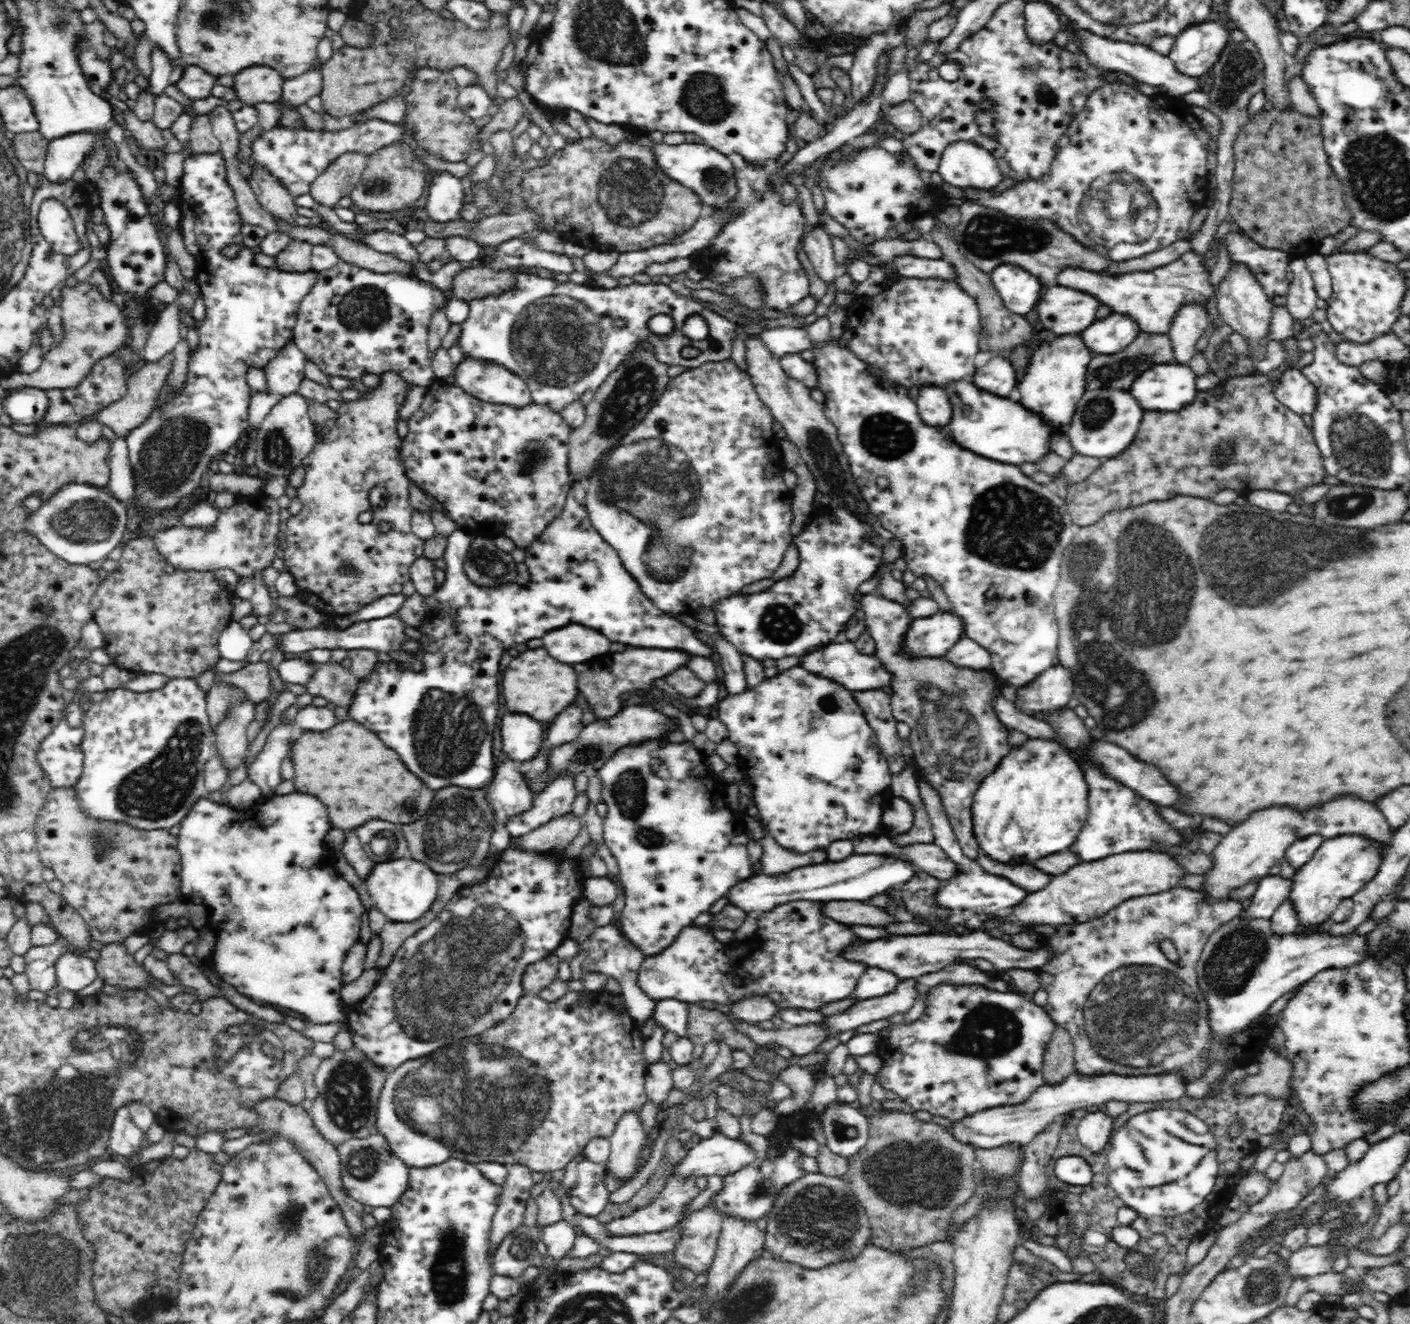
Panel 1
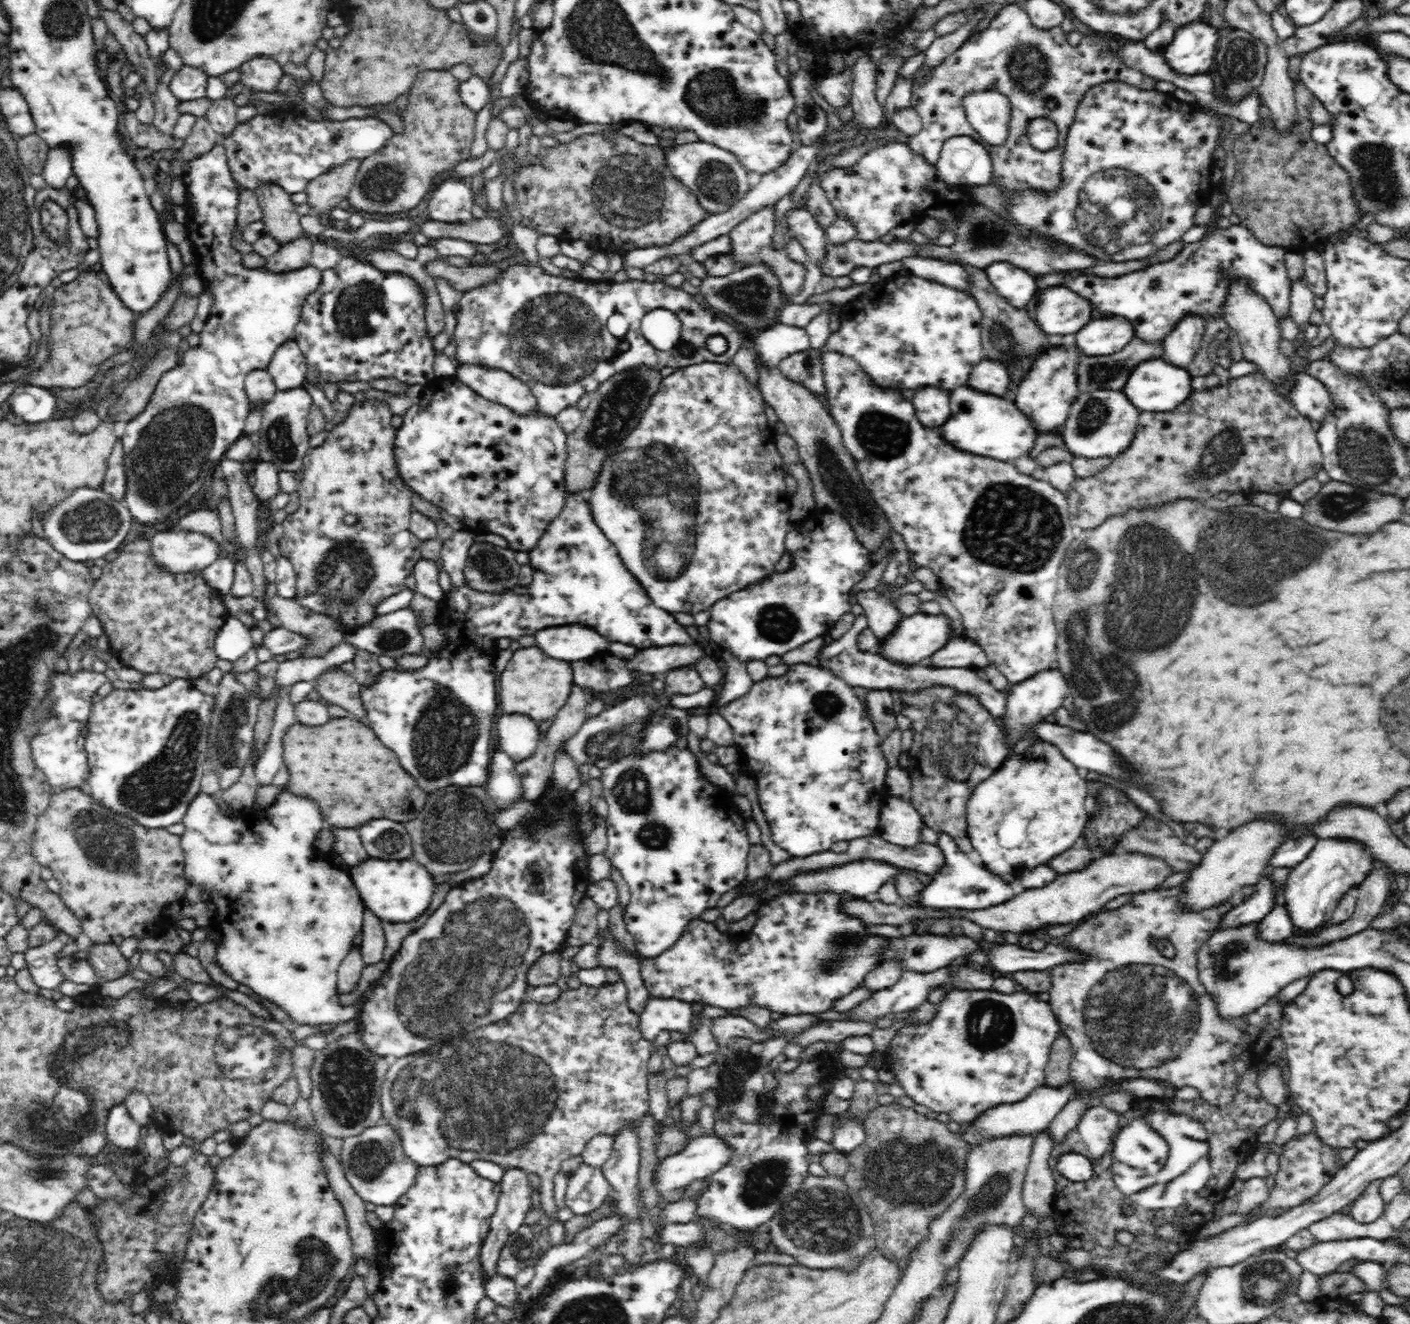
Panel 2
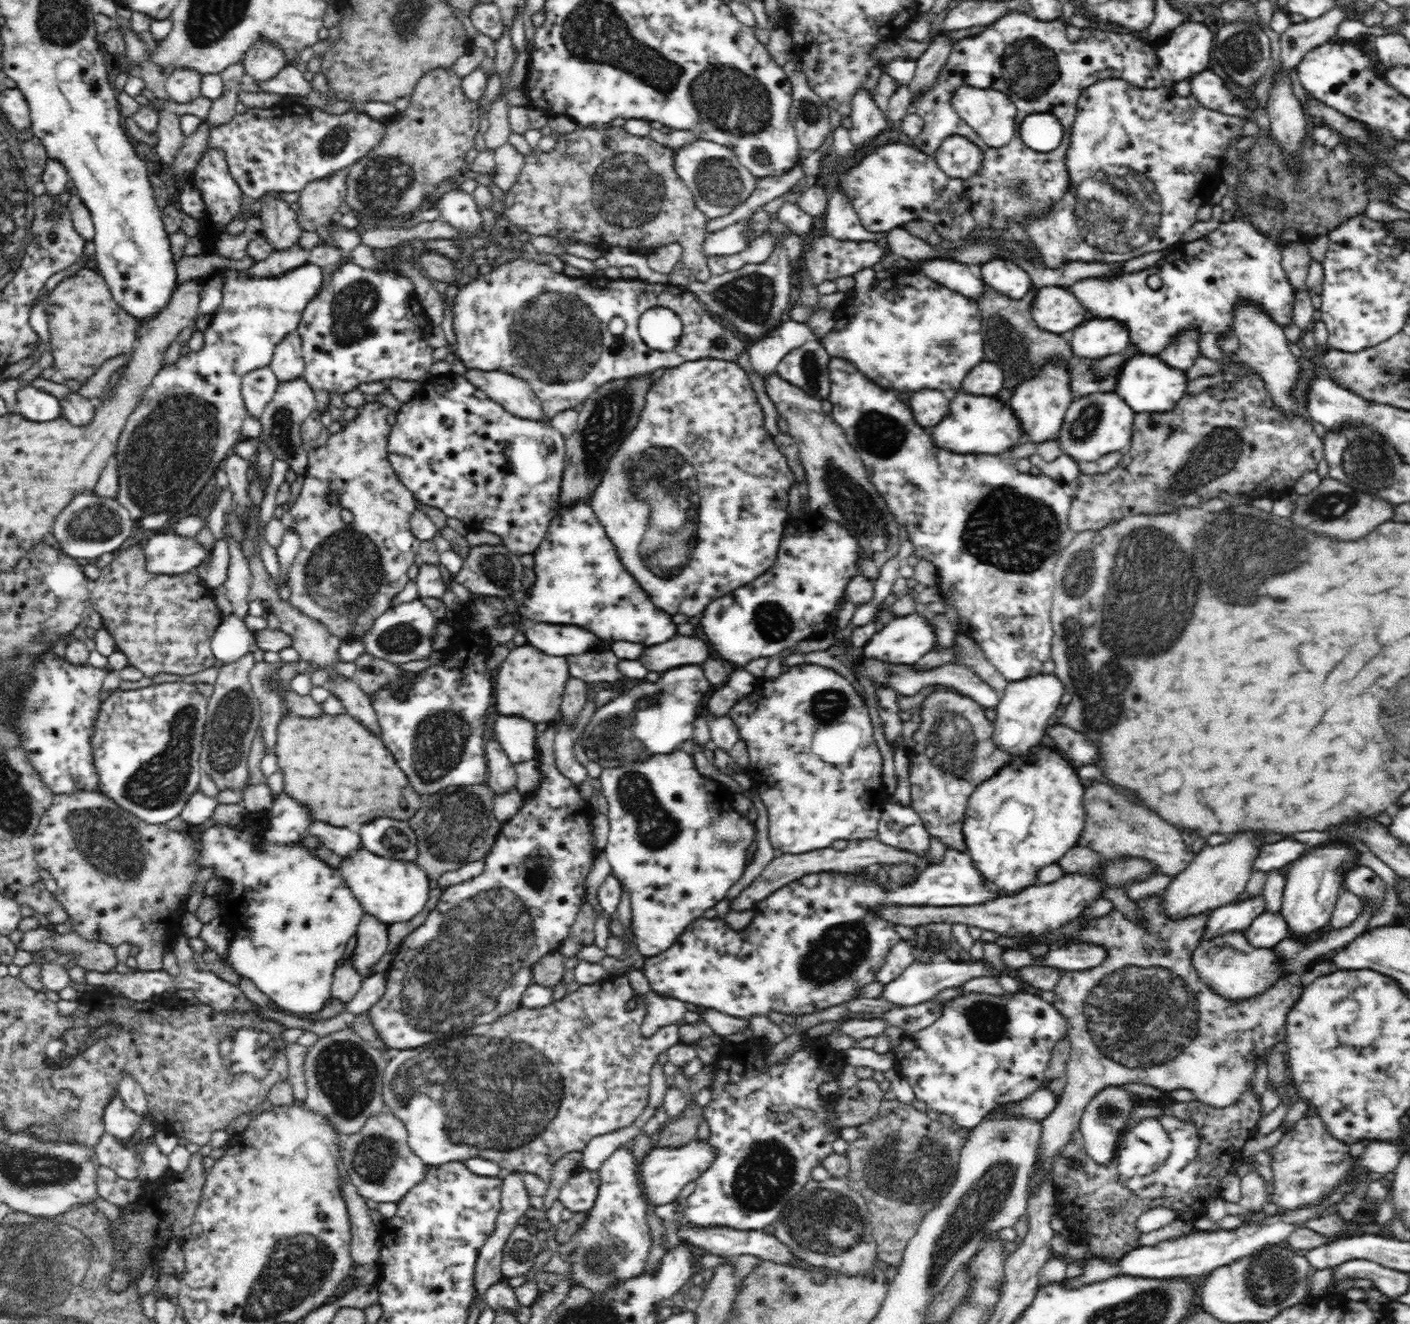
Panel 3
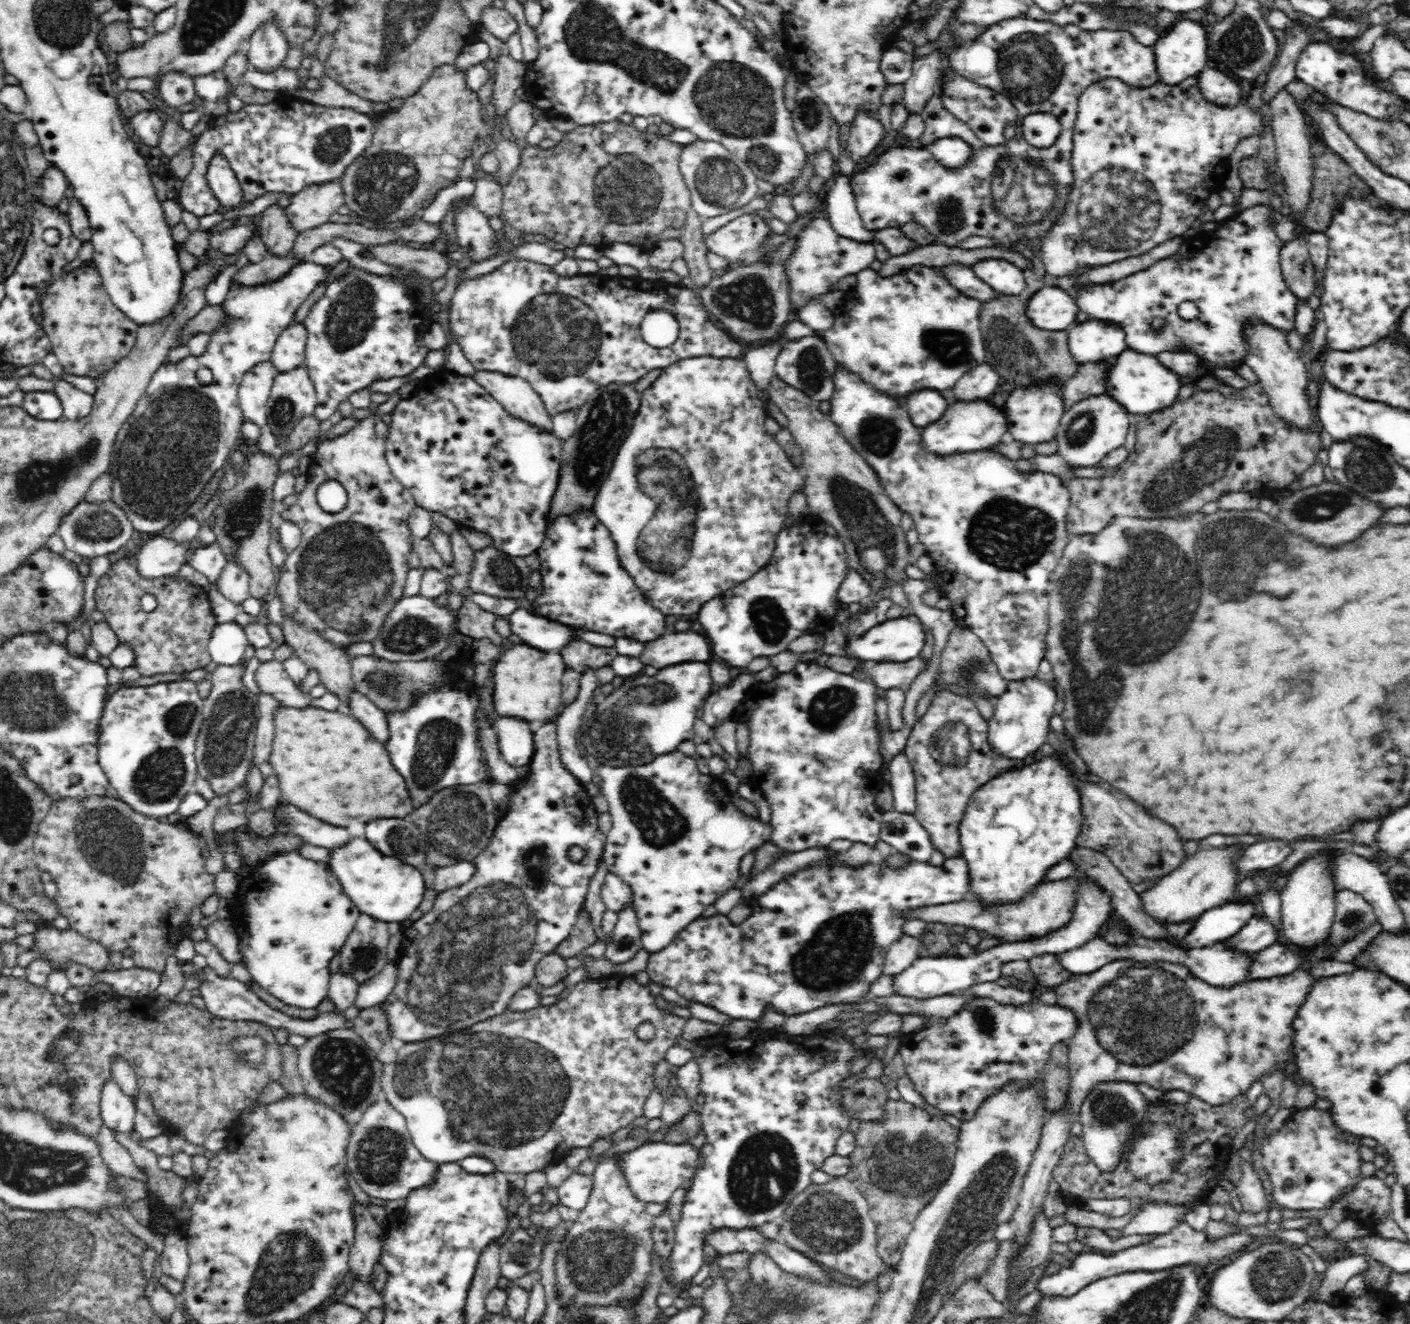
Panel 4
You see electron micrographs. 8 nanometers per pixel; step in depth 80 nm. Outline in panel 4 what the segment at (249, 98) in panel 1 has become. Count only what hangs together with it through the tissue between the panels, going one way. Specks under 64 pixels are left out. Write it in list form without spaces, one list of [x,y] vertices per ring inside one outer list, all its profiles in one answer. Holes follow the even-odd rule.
[[[262,22],[251,34],[246,46],[248,63],[258,72],[273,72],[280,68],[280,64],[287,56],[288,48],[289,38],[286,38],[281,22]]]

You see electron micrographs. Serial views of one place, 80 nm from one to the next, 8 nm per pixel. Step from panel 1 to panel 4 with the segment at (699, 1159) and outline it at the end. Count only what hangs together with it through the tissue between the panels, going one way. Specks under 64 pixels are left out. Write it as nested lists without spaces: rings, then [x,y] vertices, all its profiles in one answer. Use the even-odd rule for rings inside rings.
[[[654,1142],[654,1144],[642,1144],[634,1152],[624,1154],[622,1164],[617,1166],[617,1170],[621,1172],[623,1180],[638,1200],[645,1203],[665,1204],[670,1200],[674,1190],[682,1186],[686,1180],[693,1178],[694,1170],[698,1166],[699,1150],[690,1143]]]

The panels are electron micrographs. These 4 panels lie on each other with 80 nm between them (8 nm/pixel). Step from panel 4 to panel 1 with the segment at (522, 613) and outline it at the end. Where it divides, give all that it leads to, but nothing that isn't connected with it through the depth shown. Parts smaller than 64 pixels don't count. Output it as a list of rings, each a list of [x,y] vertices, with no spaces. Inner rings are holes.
[[[570,624],[566,628],[548,632],[542,642],[550,656],[564,664],[580,664],[590,660],[592,656],[600,656],[610,651],[612,643],[598,630],[592,630],[582,624]]]

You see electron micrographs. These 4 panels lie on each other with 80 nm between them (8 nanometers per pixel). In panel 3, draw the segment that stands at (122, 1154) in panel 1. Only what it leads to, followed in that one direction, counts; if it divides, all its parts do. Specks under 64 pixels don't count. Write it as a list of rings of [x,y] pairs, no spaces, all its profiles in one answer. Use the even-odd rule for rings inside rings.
[[[118,1093],[112,1096],[113,1100],[106,1106],[103,1115],[105,1132],[114,1135],[122,1143],[132,1140],[132,1136],[138,1131],[138,1122],[141,1117],[130,1111]]]

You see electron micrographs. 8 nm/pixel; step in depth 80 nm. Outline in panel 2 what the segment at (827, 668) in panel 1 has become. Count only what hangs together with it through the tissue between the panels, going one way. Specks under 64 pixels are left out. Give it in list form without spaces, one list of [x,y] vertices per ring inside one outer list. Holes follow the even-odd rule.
[[[856,610],[856,620],[851,630],[848,630],[840,640],[831,642],[820,654],[813,654],[810,665],[818,664],[818,668],[830,668],[834,676],[842,676],[846,684],[856,688],[870,688],[871,690],[897,690],[903,692],[916,692],[920,689],[932,686],[950,686],[958,692],[976,695],[980,703],[993,714],[994,717],[1003,716],[1003,706],[1006,704],[1006,693],[994,688],[990,682],[982,678],[978,669],[964,667],[938,668],[934,666],[924,667],[920,664],[903,666],[882,657],[882,655],[862,652],[856,645],[856,638],[868,628],[868,620],[865,613]]]

